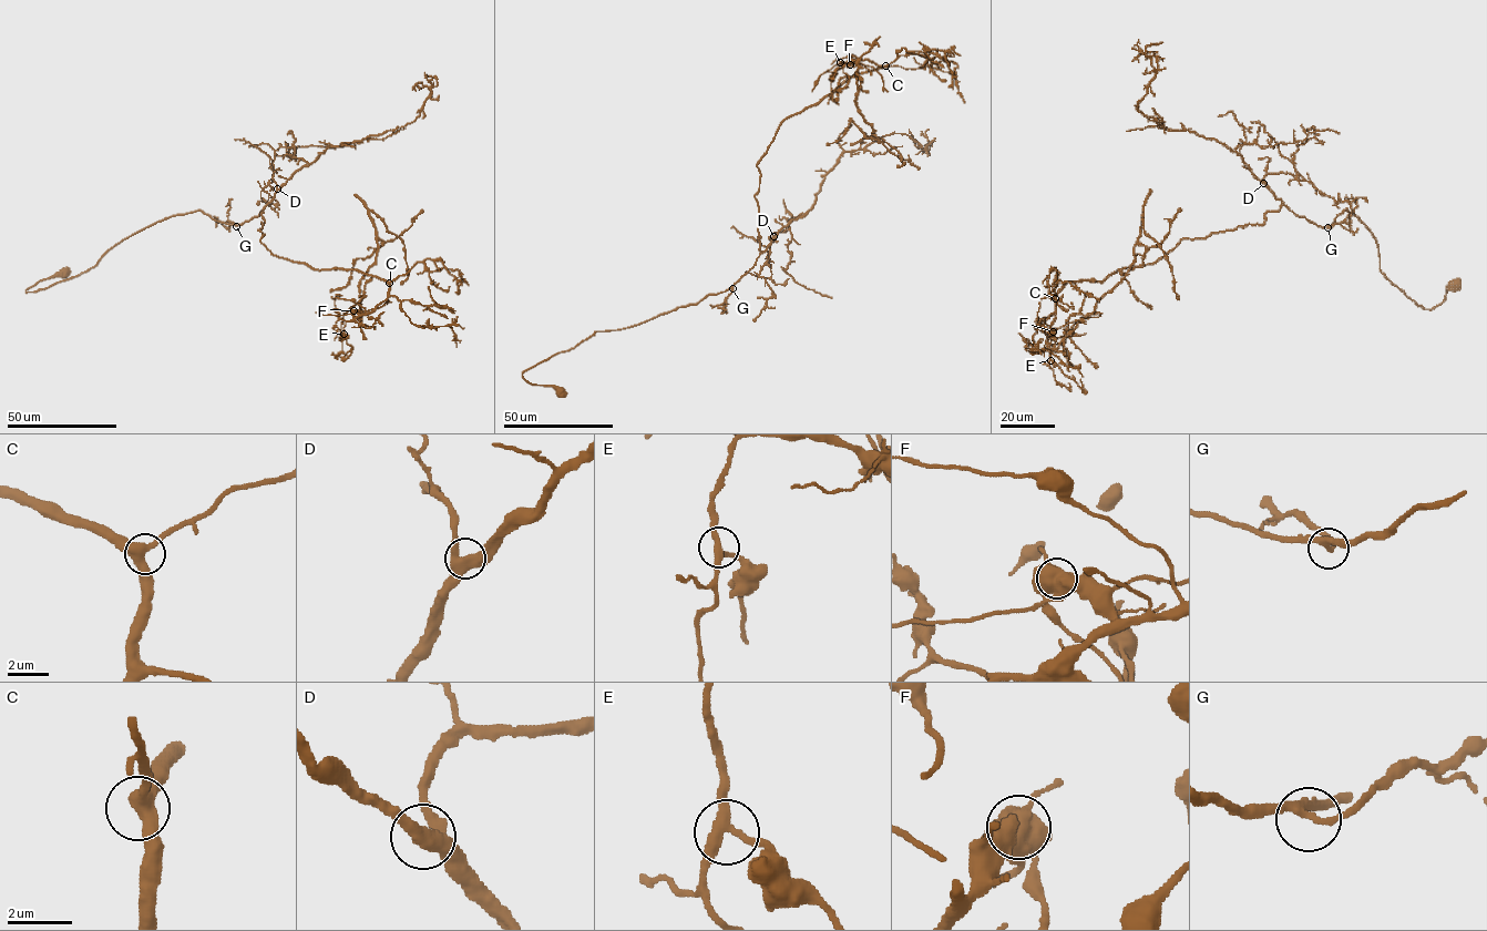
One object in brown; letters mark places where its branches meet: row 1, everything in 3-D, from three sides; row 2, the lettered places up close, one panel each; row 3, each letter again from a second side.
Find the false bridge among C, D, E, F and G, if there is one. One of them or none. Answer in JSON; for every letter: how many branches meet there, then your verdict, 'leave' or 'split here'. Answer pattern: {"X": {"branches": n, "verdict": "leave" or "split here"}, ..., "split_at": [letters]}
{"C": {"branches": 3, "verdict": "leave"}, "D": {"branches": 3, "verdict": "leave"}, "E": {"branches": 3, "verdict": "leave"}, "F": {"branches": 3, "verdict": "split here"}, "G": {"branches": 3, "verdict": "leave"}, "split_at": ["F"]}

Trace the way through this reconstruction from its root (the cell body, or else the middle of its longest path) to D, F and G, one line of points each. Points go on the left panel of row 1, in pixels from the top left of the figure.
D: (64, 274), (26, 292), (79, 275), (124, 238), (173, 216), (201, 211), (242, 225), (258, 215), (277, 188)
F: (64, 274), (26, 292), (172, 216), (242, 225), (264, 207), (274, 256), (388, 284), (354, 310)
G: (64, 274), (42, 279), (26, 292), (79, 275), (124, 238), (173, 216), (201, 211), (236, 226)

